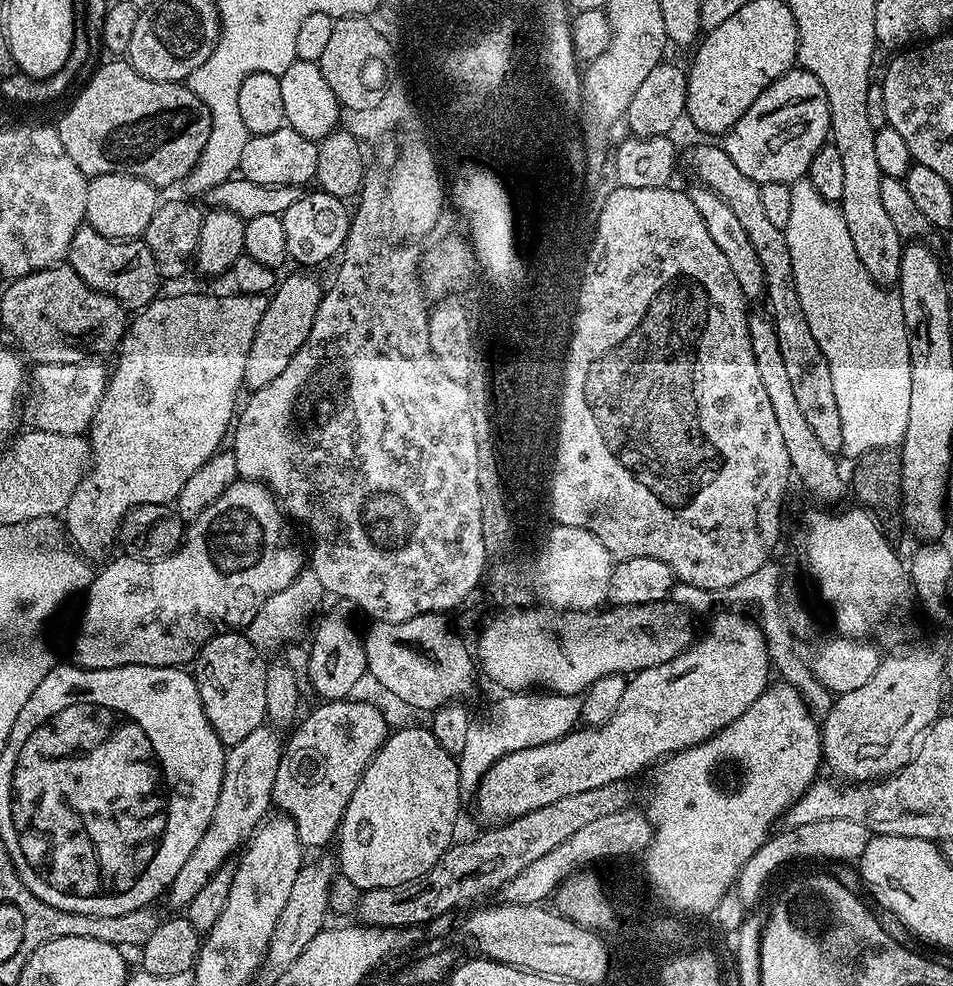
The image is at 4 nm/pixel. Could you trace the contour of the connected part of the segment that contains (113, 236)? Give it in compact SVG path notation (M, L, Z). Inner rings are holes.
M115 172L91 177L86 190L87 227L98 230L111 240L134 240L143 237L146 226L150 226L150 218L154 218L154 210L158 203L158 190L150 182L137 176Z

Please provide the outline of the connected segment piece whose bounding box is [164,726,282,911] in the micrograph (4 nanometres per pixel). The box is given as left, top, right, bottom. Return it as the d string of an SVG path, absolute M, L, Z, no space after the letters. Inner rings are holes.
M263 726L251 731L242 742L227 749L222 774L222 790L218 794L218 806L206 828L201 841L194 846L193 853L186 858L185 865L178 870L165 895L165 902L174 910L184 910L208 880L227 863L250 839L254 831L265 819L267 808L273 807L272 791L278 770L282 736L271 726Z

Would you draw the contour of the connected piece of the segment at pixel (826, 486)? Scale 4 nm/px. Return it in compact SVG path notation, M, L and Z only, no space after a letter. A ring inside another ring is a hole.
M753 313L748 320L751 345L754 349L754 358L757 363L758 374L762 377L762 386L769 395L770 406L781 429L782 438L785 439L786 452L790 454L792 471L795 477L806 486L818 499L824 502L834 502L846 492L846 482L838 470L837 457L830 453L822 442L815 437L814 432L807 425L806 418L795 401L794 389L791 388L790 377L787 375L786 365L783 363L782 352L778 345L777 330L771 317L765 313Z

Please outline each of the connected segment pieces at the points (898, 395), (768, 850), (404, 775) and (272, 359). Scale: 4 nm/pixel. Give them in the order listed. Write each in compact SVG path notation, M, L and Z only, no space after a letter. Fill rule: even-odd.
M808 179L798 180L791 185L790 194L790 218L788 227L783 230L784 236L788 240L788 249L792 259L792 273L794 282L798 290L798 302L802 302L802 314L806 314L806 322L810 326L810 334L818 342L822 354L830 368L830 382L834 384L834 402L838 404L838 418L842 420L842 452L843 455L859 458L870 450L879 448L896 448L904 440L906 434L906 421L910 419L910 346L906 338L906 326L902 318L902 306L900 305L899 295L892 296L887 287L875 284L866 274L862 262L858 258L858 250L854 250L854 242L850 238L850 230L846 230L846 218L841 214L839 207L833 201L822 198L818 190Z
M826 818L822 822L810 822L806 826L797 828L785 827L783 831L773 833L766 843L756 851L734 886L734 896L738 900L739 909L743 911L761 901L761 894L768 880L782 866L796 860L832 860L831 862L856 862L859 861L862 850L871 842L874 832L869 825L861 820L850 818Z
M427 727L424 728L400 728L391 733L384 745L378 749L376 755L368 764L367 770L362 774L362 778L358 782L358 786L354 790L354 794L350 798L350 802L344 811L344 817L340 820L340 831L336 836L336 845L338 844L338 854L336 860L339 871L350 879L355 886L362 892L374 888L392 888L402 887L402 885L410 882L410 880L418 879L427 874L430 869L440 860L440 858L455 843L456 828L458 826L458 818L462 811L462 805L459 798L459 766L457 757L450 755L435 741L434 734Z
M296 270L293 276L288 276L277 283L271 293L266 310L256 327L254 342L250 346L250 354L244 367L244 384L255 390L274 382L286 366L290 366L290 358L298 354L302 342L310 334L310 326L314 326L314 318L318 314L318 306L322 295L320 284L304 270Z

